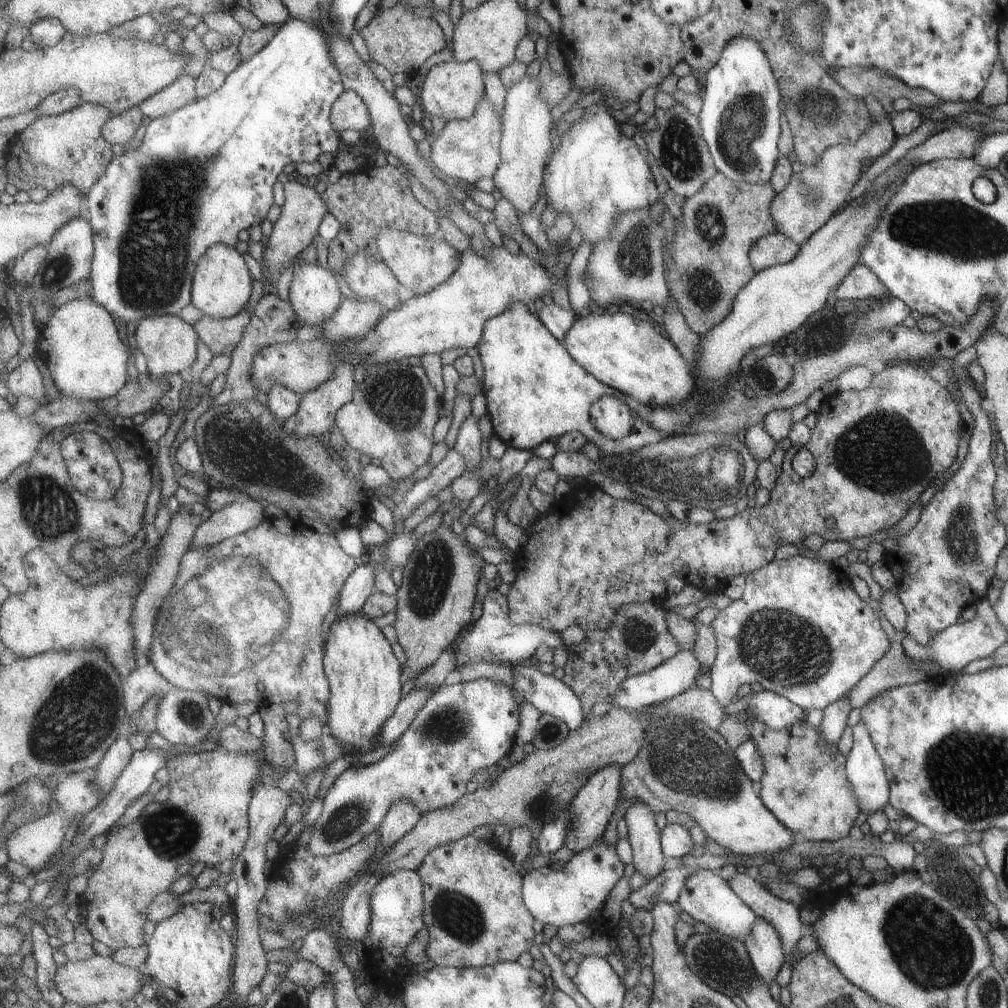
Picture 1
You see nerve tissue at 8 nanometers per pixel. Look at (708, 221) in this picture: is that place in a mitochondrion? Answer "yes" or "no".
yes

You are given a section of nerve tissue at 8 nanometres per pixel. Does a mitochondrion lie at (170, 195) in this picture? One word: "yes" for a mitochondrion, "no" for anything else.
yes

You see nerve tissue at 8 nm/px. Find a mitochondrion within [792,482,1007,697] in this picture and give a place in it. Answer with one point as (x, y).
(964, 547)

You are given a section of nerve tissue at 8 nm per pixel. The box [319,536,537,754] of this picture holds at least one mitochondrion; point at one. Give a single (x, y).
(429, 581)

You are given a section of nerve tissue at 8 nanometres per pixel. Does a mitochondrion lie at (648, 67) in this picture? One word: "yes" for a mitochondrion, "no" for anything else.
no

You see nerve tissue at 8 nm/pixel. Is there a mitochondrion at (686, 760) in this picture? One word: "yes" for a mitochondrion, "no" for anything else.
yes

